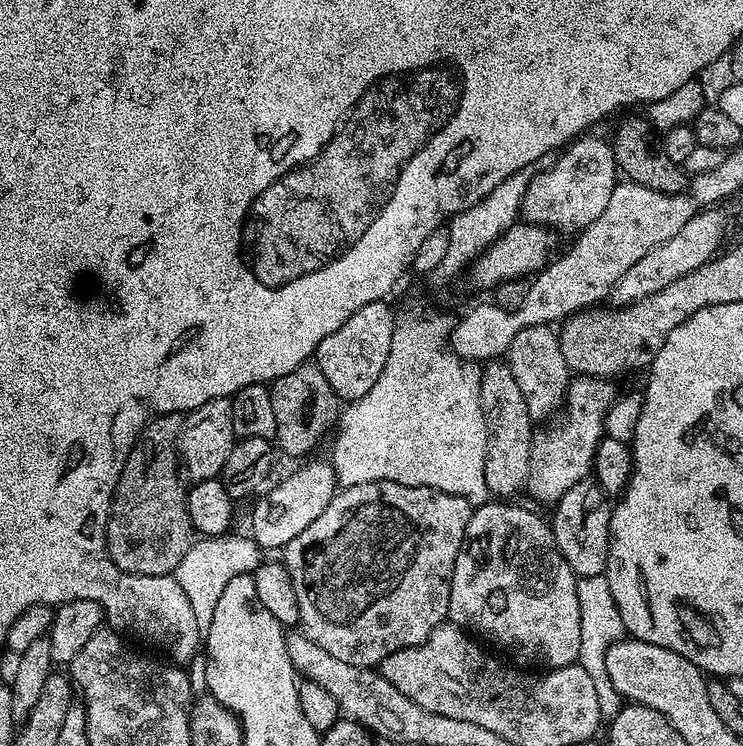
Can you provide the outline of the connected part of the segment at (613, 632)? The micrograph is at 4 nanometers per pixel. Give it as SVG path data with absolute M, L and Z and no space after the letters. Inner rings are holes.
M607 575L581 576L576 581L578 605L581 607L581 650L579 663L590 674L594 681L594 690L598 690L601 717L617 716L622 707L622 697L610 682L606 674L606 658L608 648L625 635L622 614L618 614L618 606L614 602L614 594L610 594L610 582Z

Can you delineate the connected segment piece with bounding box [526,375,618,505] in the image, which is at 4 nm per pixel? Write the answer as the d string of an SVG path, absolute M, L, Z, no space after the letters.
M577 375L569 383L566 393L568 420L562 421L560 428L552 428L549 432L537 431L531 443L527 494L551 505L559 500L562 494L566 494L566 490L570 490L578 482L589 479L594 454L600 441L605 437L604 419L618 397L616 386L611 380L582 375Z

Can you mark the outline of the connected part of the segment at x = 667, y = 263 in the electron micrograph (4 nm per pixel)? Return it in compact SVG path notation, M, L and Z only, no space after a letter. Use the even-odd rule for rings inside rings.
M720 210L697 211L690 222L686 222L686 226L674 234L674 238L662 242L662 246L654 246L650 254L638 258L638 262L634 262L634 266L630 266L630 270L626 270L626 274L622 274L622 278L618 278L612 287L611 303L623 306L650 298L650 294L658 294L658 290L670 286L670 282L678 282L678 278L698 270L698 266L715 257L721 251L720 243L724 240L724 216L716 211Z

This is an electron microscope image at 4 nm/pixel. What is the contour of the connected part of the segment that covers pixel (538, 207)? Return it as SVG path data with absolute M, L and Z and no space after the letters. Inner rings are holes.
M596 134L573 140L555 157L557 160L553 162L552 168L538 173L533 180L529 179L525 183L520 197L519 215L527 223L551 228L556 234L579 234L591 226L602 210L606 210L610 194L614 194L614 186L618 182L618 169L611 143L592 135Z

